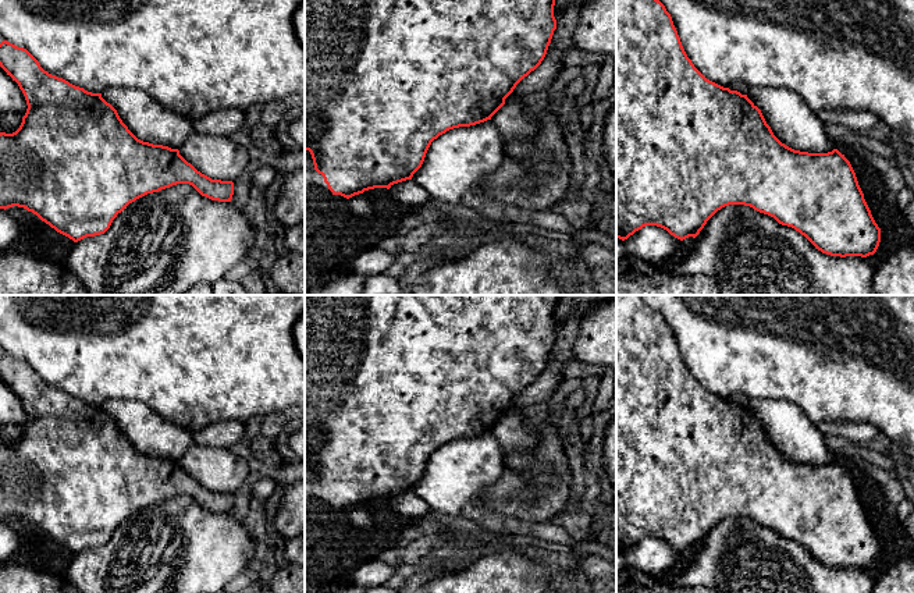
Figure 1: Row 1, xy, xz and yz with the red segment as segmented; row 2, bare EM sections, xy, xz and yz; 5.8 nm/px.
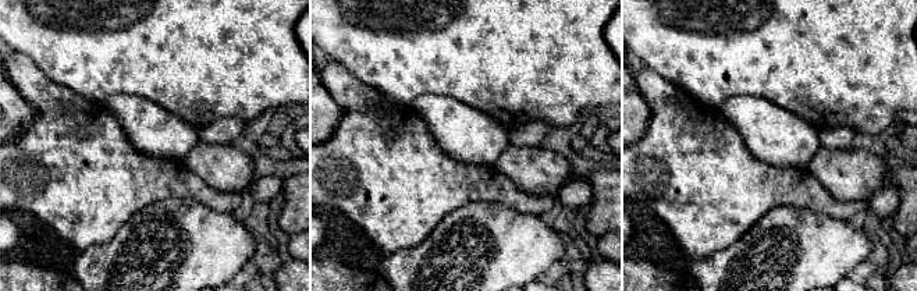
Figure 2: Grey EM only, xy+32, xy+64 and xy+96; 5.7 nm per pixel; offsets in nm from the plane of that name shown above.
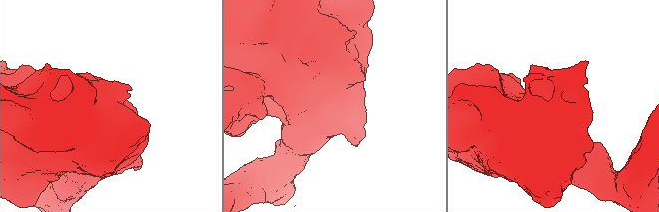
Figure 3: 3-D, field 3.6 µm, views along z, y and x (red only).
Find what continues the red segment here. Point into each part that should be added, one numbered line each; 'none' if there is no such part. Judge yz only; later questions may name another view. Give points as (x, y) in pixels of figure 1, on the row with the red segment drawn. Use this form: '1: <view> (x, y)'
none

